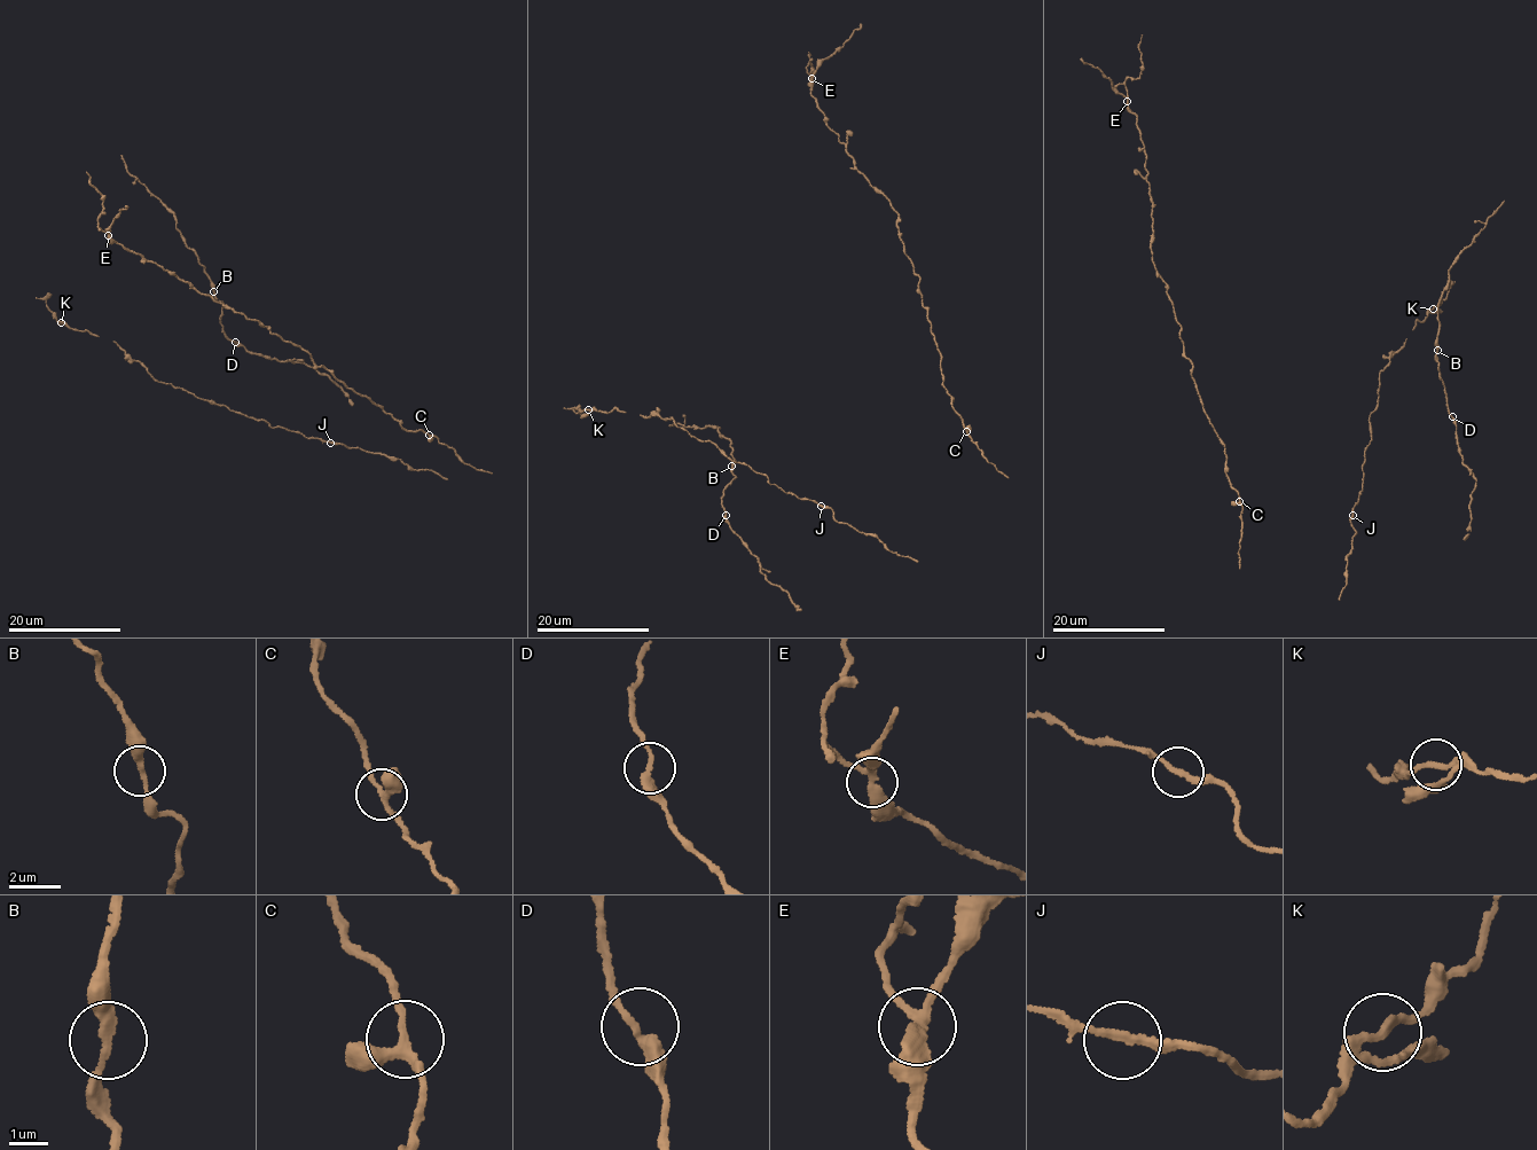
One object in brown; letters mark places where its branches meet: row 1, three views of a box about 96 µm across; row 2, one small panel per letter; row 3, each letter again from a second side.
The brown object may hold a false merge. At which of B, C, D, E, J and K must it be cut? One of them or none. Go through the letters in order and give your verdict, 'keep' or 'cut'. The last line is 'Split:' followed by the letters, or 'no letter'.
B: keep
C: keep
D: keep
E: keep
J: keep
K: keep
Split: no letter

